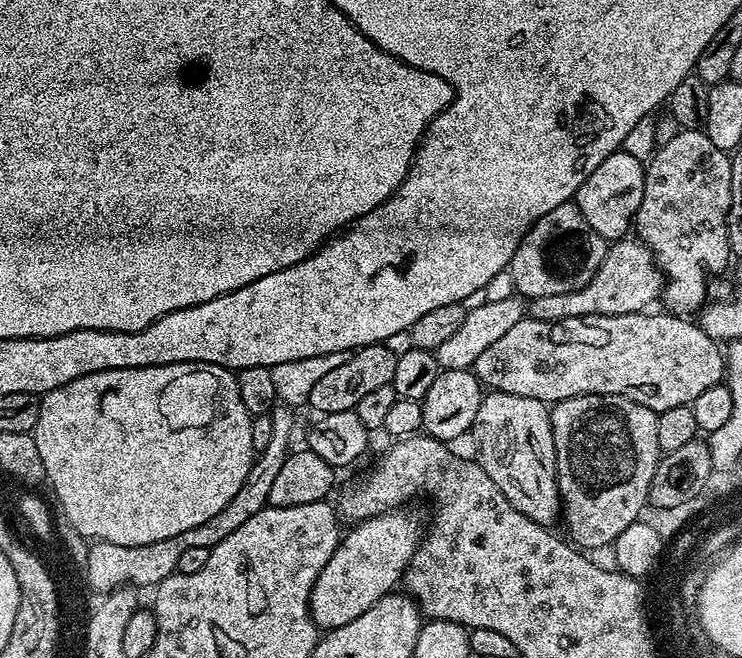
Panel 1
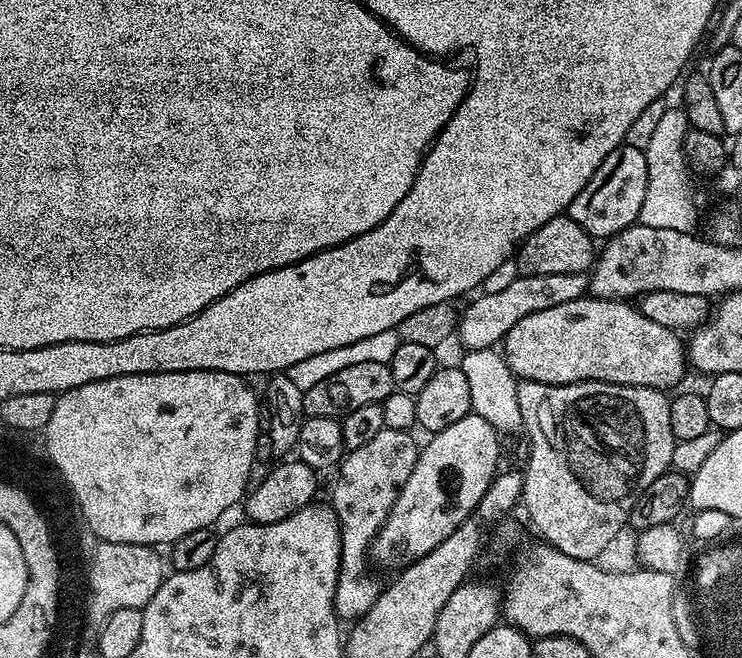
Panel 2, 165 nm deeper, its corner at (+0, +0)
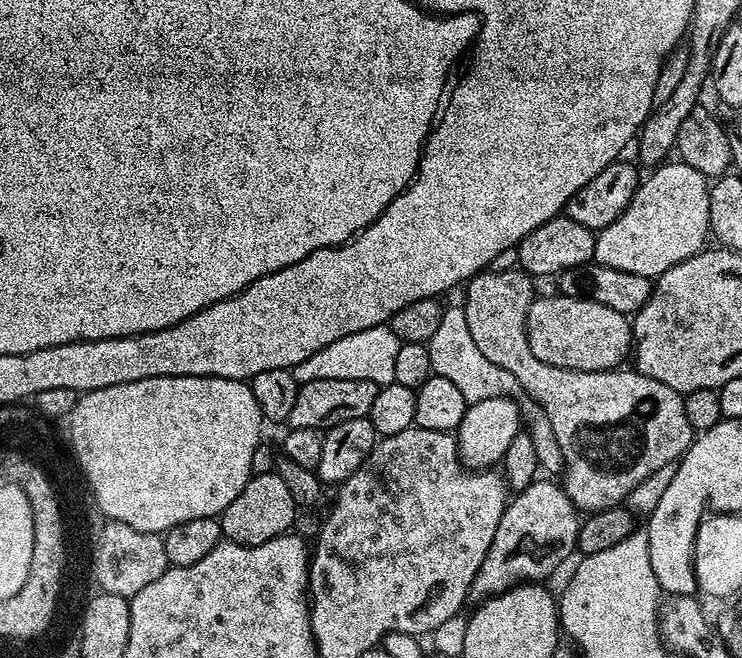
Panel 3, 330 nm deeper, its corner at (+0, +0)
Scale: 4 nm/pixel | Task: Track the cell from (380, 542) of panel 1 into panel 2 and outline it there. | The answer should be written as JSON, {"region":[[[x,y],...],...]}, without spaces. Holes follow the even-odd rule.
{"region":[[[469,414],[466,418],[454,422],[454,426],[446,426],[446,430],[431,433],[429,440],[432,441],[425,448],[423,445],[419,449],[414,470],[410,470],[410,478],[406,478],[406,486],[400,491],[386,522],[380,527],[380,533],[372,542],[371,559],[375,563],[377,560],[384,568],[399,570],[411,564],[413,560],[430,554],[439,544],[446,542],[446,538],[450,538],[450,534],[454,534],[454,530],[458,530],[458,526],[465,524],[475,512],[478,502],[482,502],[486,490],[501,467],[501,433],[481,416]]]}

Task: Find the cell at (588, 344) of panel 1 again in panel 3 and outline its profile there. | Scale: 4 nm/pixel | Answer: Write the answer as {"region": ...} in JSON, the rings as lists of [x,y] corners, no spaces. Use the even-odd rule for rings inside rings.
{"region":[[[559,294],[537,295],[533,299],[528,311],[528,341],[530,342],[530,350],[534,350],[534,358],[538,358],[538,362],[567,368],[570,372],[610,372],[619,369],[623,365],[620,363],[627,356],[629,359],[634,348],[632,326],[625,313],[610,310],[610,306],[602,306],[598,302]]]}

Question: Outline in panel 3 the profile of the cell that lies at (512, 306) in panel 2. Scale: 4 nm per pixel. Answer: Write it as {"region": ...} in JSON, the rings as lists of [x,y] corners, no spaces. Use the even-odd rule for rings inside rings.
{"region":[[[665,162],[641,179],[634,198],[626,210],[610,226],[596,232],[595,263],[614,266],[614,270],[627,270],[629,274],[642,274],[649,278],[661,276],[670,266],[678,266],[686,258],[696,255],[705,247],[704,239],[709,239],[710,229],[710,187],[709,177],[694,170],[683,162]]]}

